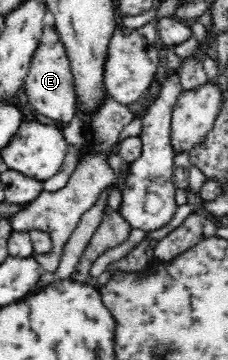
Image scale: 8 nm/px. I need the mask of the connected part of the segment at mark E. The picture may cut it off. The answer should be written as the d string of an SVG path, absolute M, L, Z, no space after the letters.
M43 26L39 47L34 51L30 63L24 92L37 114L69 124L78 111L79 97L75 90L75 76L71 72L71 61L67 52L56 28Z

